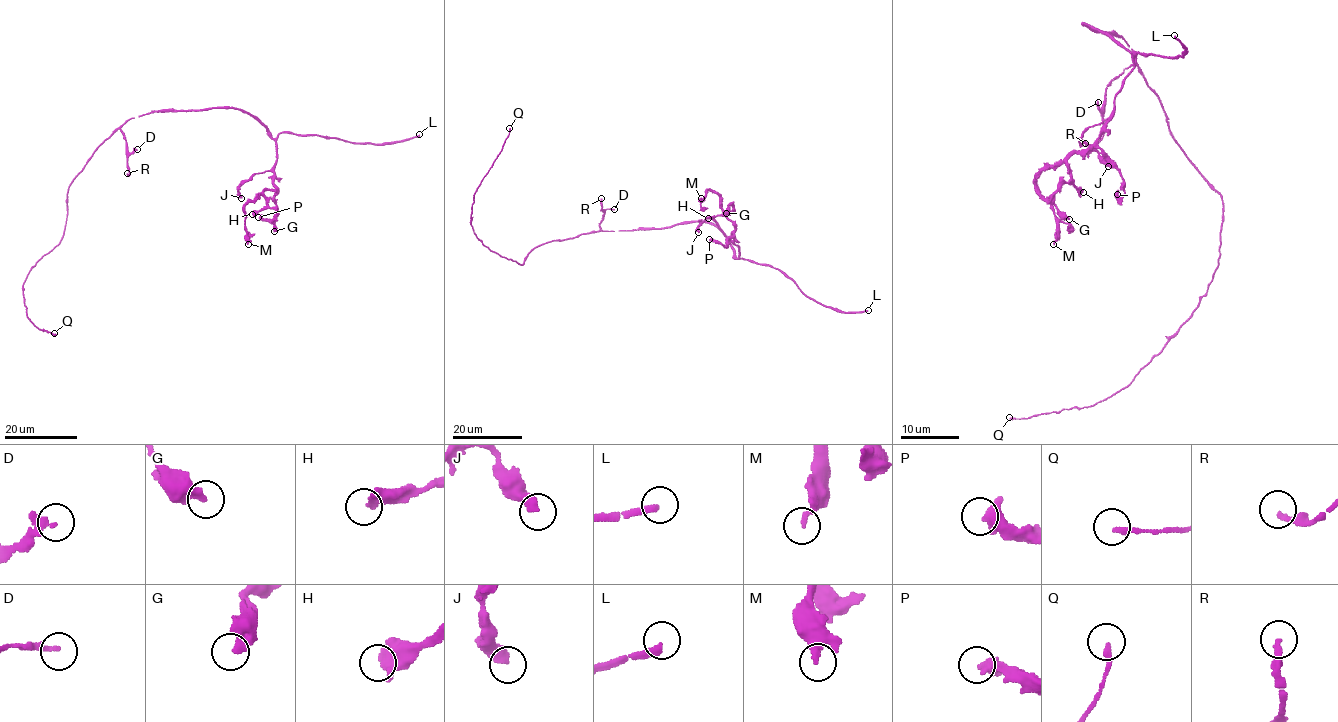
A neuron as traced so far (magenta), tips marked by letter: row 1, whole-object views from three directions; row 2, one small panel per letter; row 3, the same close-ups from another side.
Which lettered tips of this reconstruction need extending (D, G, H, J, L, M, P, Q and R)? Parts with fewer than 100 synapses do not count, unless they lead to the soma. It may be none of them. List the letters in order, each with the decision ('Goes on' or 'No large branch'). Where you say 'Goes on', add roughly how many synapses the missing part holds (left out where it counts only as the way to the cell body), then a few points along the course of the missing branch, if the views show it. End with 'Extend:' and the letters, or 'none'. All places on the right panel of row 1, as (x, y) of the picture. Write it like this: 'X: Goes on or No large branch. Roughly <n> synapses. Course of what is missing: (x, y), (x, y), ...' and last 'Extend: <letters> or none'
D: No large branch
G: No large branch
H: No large branch
J: No large branch
L: Goes on. Roughly 350 synapses
M: No large branch
P: No large branch
Q: No large branch
R: No large branch
Extend: L

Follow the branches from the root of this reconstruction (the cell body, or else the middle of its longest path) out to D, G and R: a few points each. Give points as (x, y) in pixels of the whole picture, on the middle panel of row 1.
D: (596, 231), (600, 229), (606, 208), (614, 209)
G: (596, 231), (709, 221), (737, 258), (733, 223), (724, 212), (730, 212), (731, 205), (726, 213)
R: (596, 231), (600, 229), (605, 213), (600, 210), (601, 198)

